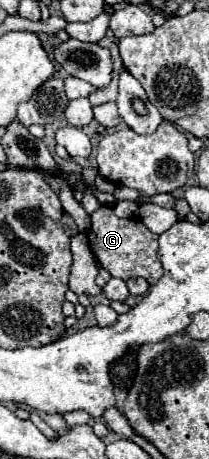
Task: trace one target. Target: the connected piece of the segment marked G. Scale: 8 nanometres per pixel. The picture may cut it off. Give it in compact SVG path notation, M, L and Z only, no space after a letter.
M105 205L91 213L90 218L91 232L87 232L90 249L103 269L123 281L129 277L143 277L149 285L155 285L163 277L163 267L157 259L157 235L139 219L119 219L113 215L113 209Z

